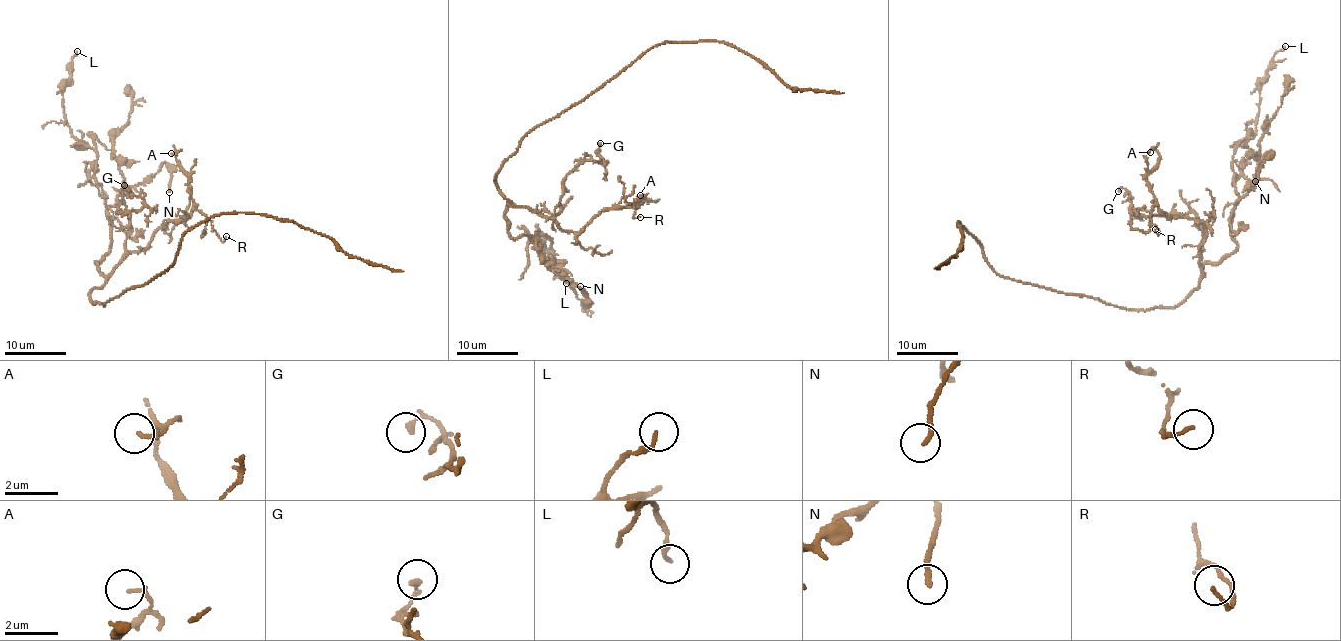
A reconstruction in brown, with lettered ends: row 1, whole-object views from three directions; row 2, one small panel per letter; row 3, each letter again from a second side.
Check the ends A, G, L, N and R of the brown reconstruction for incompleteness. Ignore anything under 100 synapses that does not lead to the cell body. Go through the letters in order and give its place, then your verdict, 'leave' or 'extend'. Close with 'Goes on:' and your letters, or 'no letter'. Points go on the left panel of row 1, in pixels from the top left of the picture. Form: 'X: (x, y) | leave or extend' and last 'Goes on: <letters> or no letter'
A: (171, 153) | leave
G: (124, 185) | leave
L: (77, 51) | leave
N: (169, 192) | leave
R: (226, 236) | leave
Goes on: no letter

